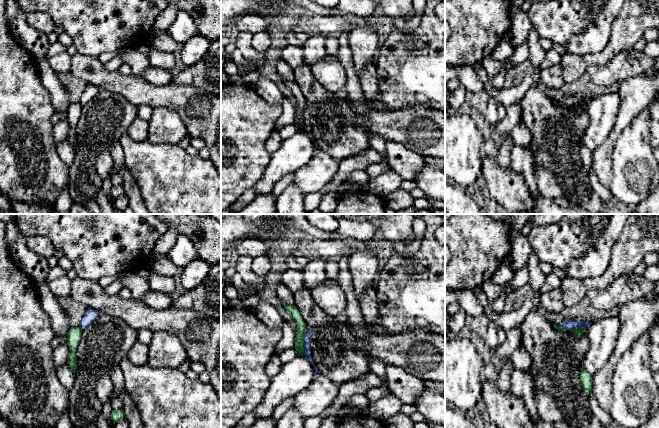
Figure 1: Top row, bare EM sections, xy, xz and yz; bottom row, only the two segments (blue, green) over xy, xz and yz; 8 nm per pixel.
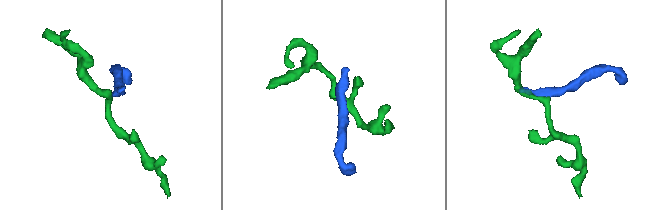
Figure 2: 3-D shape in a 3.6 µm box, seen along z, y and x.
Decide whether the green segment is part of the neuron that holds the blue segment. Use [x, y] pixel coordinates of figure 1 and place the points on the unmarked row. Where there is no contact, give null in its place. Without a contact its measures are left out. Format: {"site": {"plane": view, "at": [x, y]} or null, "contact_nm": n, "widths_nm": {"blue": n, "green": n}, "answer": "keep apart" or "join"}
{"site": {"plane": "yz", "at": [572, 104]}, "contact_nm": 220, "widths_nm": {"blue": 80, "green": 70}, "answer": "keep apart"}

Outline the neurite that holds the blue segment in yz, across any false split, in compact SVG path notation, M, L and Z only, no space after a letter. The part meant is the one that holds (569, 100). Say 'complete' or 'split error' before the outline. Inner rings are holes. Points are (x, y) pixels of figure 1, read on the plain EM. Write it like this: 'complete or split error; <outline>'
complete; M569 95L569 96L565 96L562 99L560 99L559 102L562 102L567 105L577 105L577 104L587 105L591 100L592 98Z

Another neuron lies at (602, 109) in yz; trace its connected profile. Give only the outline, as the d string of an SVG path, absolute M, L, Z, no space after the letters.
M618 92L599 94L594 96L586 107L589 125L583 137L583 143L593 152L602 145L614 127L620 107L620 96Z

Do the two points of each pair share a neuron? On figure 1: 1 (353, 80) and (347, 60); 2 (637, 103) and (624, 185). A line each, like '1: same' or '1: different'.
1: same
2: different

